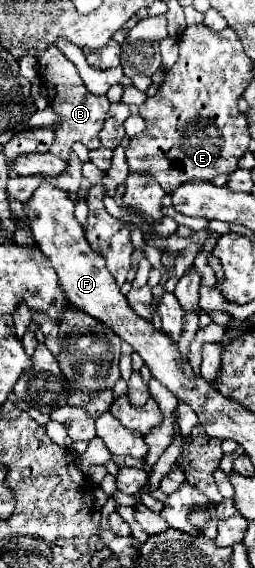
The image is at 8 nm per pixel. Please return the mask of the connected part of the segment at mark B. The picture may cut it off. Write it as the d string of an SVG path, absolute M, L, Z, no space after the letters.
M48 46L46 52L42 52L38 56L38 64L40 64L40 74L42 74L46 98L48 98L48 108L60 118L60 122L52 124L54 144L50 146L50 152L62 160L68 160L70 148L74 142L82 142L88 150L100 148L102 144L100 144L98 134L102 130L102 122L104 122L108 108L110 108L108 98L90 94L78 74L76 66L56 46Z

